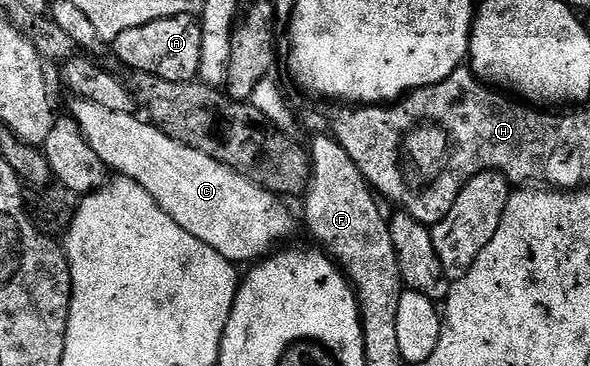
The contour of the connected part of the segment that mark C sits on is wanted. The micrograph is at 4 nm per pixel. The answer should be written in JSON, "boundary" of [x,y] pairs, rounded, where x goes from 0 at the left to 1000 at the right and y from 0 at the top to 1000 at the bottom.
{"boundary":[[[132,268],[119,279],[117,317],[134,339],[171,443],[190,473],[212,478],[253,519],[266,563],[273,563],[307,628],[327,639],[327,650],[341,650],[347,672],[361,672],[368,694],[393,721],[437,716],[473,672],[464,667],[498,639],[500,601],[475,538],[354,432],[354,421],[341,421],[341,410],[327,410],[286,377],[247,325],[234,328],[234,314],[178,301],[178,290]]]}

